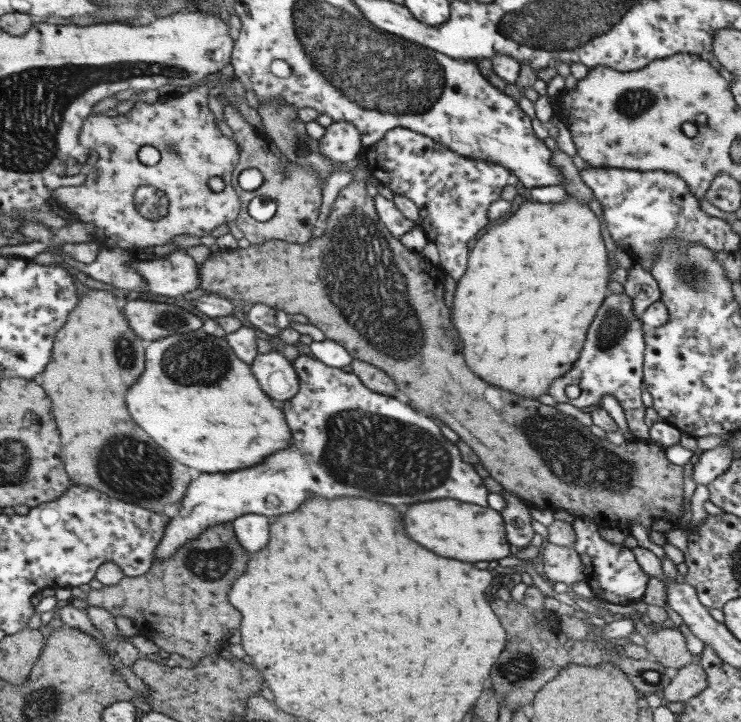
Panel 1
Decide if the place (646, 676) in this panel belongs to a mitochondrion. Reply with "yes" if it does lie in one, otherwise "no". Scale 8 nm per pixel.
yes

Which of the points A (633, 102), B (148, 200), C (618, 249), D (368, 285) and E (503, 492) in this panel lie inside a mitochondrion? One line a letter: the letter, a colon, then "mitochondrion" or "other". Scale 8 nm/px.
A: mitochondrion
B: mitochondrion
C: other
D: mitochondrion
E: other

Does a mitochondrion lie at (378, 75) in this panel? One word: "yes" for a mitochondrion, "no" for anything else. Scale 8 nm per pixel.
yes

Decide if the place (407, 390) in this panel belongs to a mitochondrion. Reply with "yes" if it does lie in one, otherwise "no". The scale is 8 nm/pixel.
no

